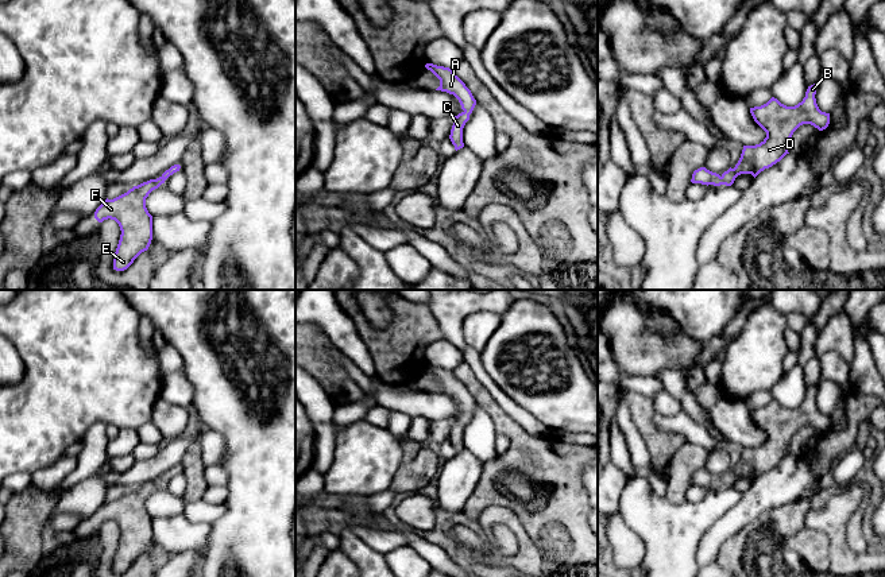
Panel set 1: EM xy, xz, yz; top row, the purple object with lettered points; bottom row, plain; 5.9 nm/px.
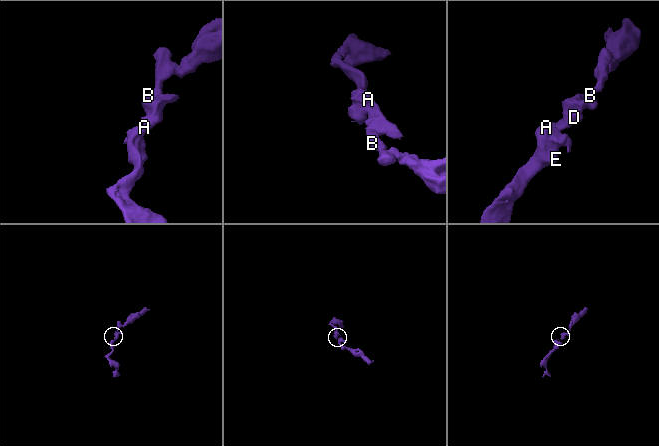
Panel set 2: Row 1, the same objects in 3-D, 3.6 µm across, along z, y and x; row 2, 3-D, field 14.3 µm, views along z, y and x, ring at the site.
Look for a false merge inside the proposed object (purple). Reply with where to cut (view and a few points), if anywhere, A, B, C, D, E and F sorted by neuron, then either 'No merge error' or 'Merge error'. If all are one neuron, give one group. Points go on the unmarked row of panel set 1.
No split. Groups: A B C D E F. No merge error

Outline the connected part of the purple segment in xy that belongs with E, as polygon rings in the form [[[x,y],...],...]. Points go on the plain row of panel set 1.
[[[174,466],[159,480],[134,488],[113,502],[107,500],[96,511],[94,520],[98,524],[108,520],[115,522],[121,533],[113,572],[127,572],[142,554],[148,551],[152,542],[152,518],[146,510],[146,500],[179,470],[179,466]]]

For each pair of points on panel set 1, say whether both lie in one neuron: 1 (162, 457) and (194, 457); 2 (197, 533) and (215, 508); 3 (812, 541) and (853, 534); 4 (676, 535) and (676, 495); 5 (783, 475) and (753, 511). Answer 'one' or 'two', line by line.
1: two
2: two
3: one
4: two
5: one

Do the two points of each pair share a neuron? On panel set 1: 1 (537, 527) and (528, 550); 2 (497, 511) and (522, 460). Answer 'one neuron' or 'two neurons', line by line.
1: two neurons
2: two neurons

